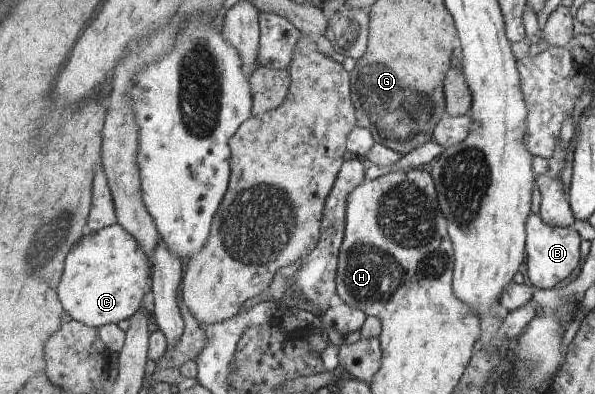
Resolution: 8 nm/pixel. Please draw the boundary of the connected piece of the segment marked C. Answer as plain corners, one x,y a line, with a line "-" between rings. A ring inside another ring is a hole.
116,223
85,235
70,251
58,295
72,319
101,328
129,320
145,306
146,295
153,291
153,271
154,265
138,239

